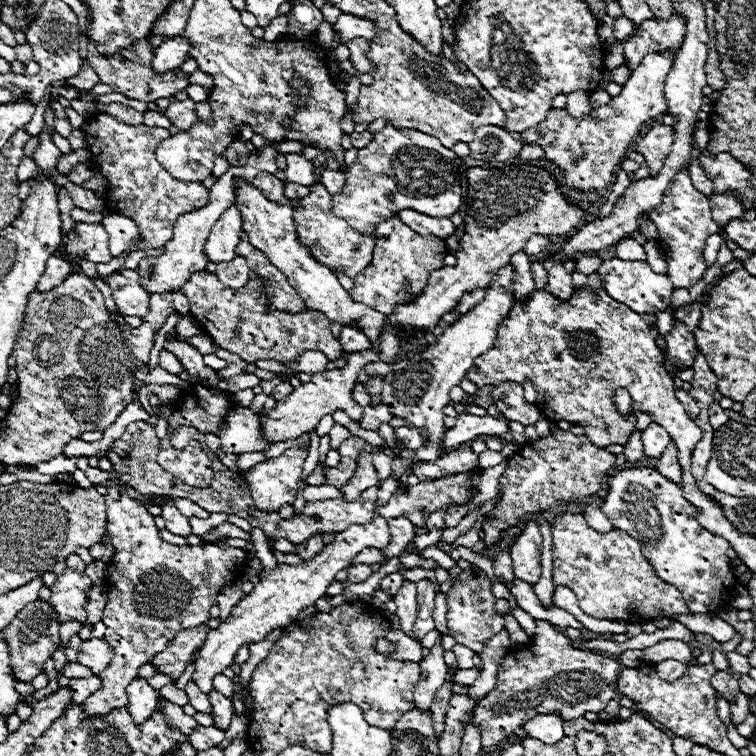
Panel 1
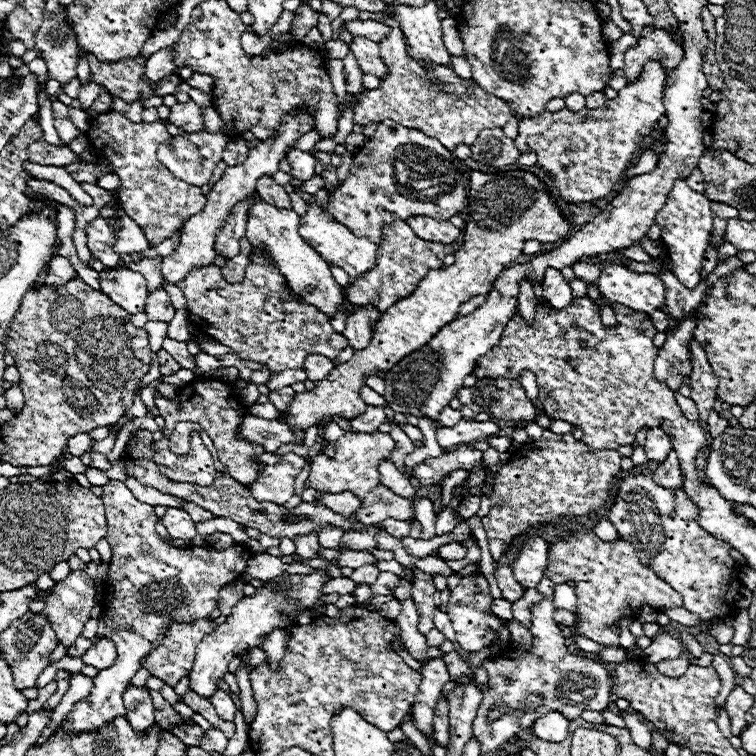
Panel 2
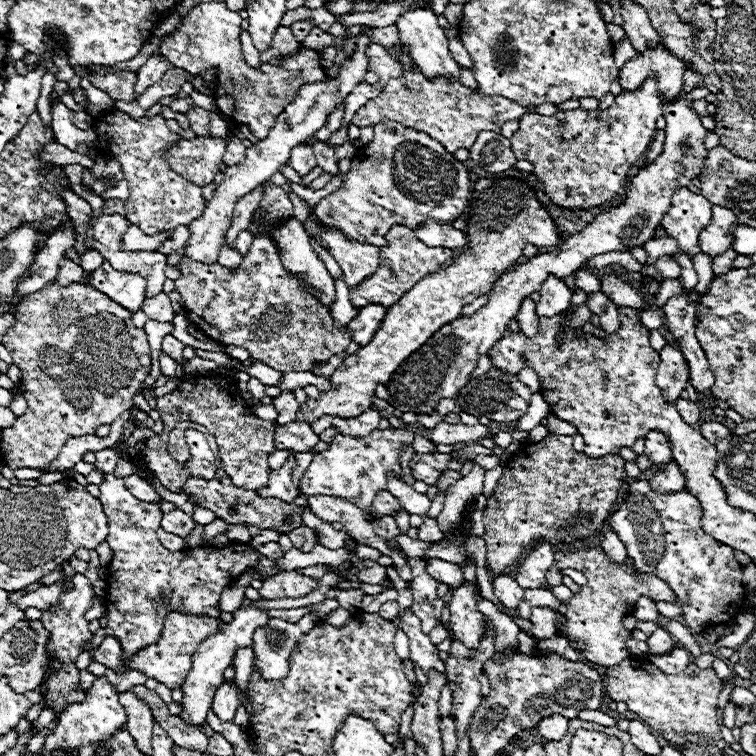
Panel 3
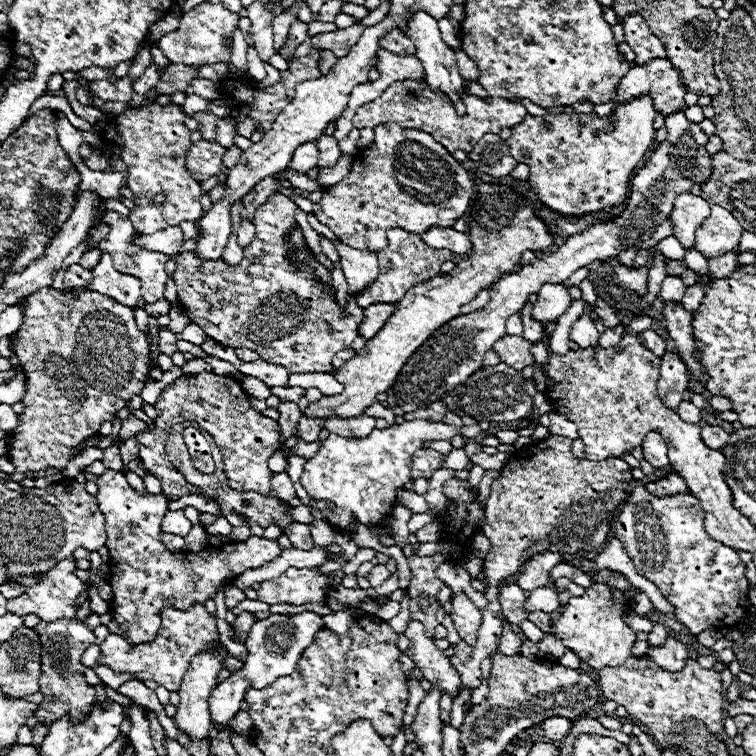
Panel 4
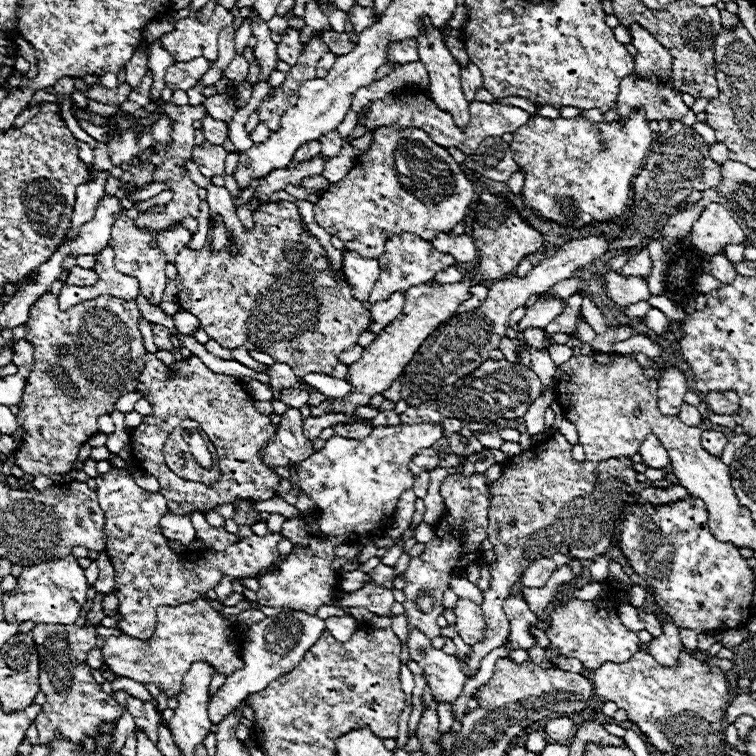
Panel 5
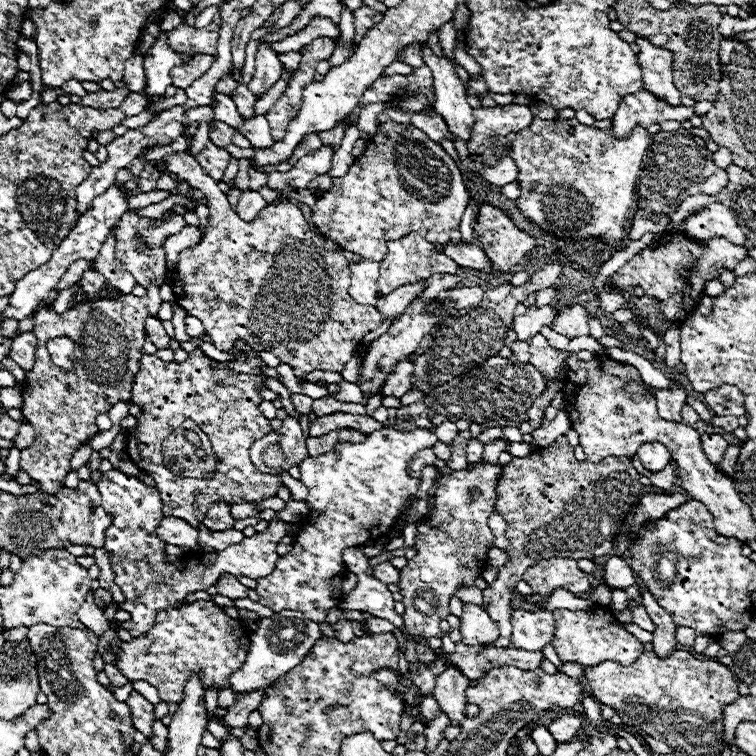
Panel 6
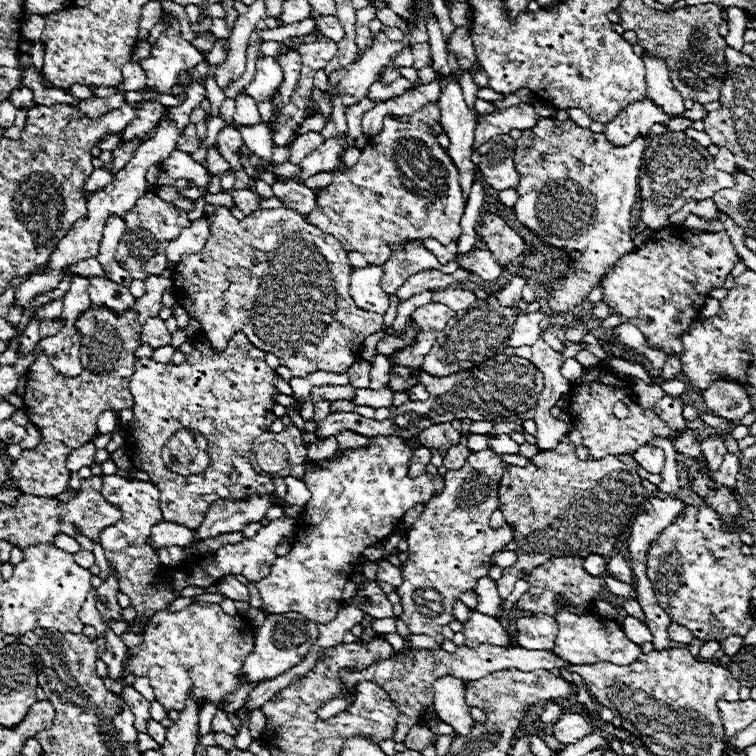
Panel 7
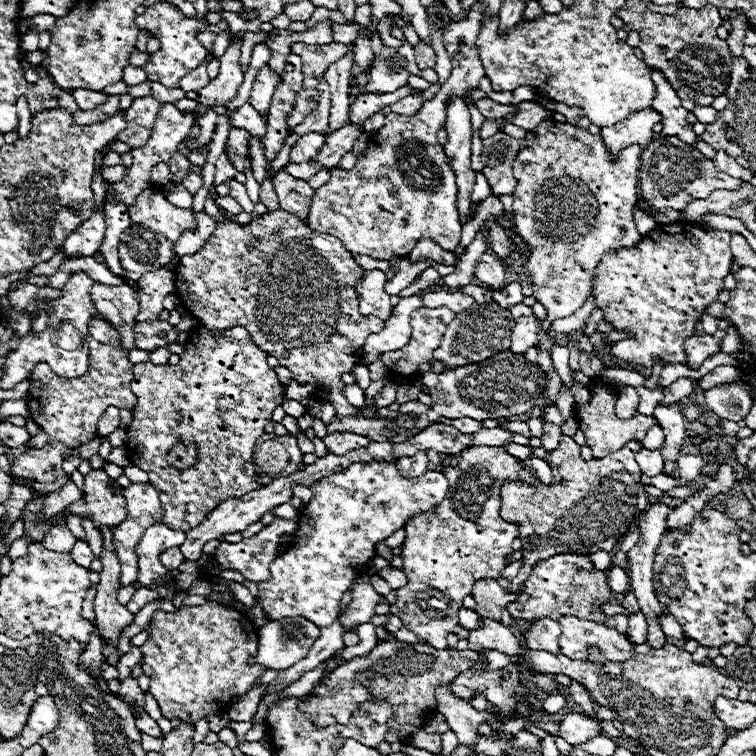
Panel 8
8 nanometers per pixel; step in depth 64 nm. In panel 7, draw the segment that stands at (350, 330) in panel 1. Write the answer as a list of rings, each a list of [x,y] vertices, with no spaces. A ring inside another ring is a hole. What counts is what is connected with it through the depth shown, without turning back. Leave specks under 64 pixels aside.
[[[458,268],[454,274],[442,274],[442,272],[418,272],[416,276],[412,276],[408,282],[404,282],[398,290],[396,290],[396,298],[400,302],[424,292],[424,290],[434,290],[434,288],[442,288],[446,290],[448,286],[464,280],[468,276],[468,270]]]

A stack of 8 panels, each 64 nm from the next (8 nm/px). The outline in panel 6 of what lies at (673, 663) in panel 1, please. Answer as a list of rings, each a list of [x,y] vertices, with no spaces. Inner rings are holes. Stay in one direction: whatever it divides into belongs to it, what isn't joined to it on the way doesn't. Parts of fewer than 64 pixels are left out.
[[[646,588],[642,590],[642,602],[640,604],[648,610],[650,618],[656,624],[652,650],[658,656],[670,656],[676,650],[676,624],[674,624],[674,620],[668,616],[668,612],[664,608],[660,608],[656,604],[654,596]]]

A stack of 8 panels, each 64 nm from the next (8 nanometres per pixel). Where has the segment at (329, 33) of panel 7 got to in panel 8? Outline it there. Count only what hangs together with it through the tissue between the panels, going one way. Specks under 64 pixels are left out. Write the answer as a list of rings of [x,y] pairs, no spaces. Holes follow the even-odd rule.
[[[332,20],[332,34],[334,34],[334,40],[336,42],[354,42],[358,38],[358,24],[354,26],[346,26],[346,24],[338,24]]]

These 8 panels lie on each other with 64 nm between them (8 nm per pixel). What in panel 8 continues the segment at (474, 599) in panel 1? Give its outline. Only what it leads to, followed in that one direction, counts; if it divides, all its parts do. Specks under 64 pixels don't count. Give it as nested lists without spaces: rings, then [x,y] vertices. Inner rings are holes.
[[[480,616],[482,626],[476,630],[468,630],[468,648],[470,650],[482,650],[482,648],[494,648],[500,650],[504,654],[520,654],[522,652],[522,644],[518,642],[518,638],[500,622],[490,620],[490,618],[482,618]]]

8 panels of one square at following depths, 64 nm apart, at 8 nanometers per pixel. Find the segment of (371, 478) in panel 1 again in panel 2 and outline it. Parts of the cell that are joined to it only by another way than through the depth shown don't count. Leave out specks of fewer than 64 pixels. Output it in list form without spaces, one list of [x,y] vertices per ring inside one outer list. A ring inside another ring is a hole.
[[[342,492],[342,494],[334,494],[334,496],[322,496],[320,502],[326,504],[330,510],[342,514],[344,518],[348,518],[352,512],[356,512],[360,508],[360,500],[356,498],[354,492]]]

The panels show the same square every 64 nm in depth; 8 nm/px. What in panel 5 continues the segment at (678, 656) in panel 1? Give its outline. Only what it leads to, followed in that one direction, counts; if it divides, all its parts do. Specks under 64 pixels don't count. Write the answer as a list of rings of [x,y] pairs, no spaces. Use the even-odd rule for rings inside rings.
[[[640,610],[640,612],[638,612],[638,616],[646,622],[646,630],[652,634],[652,638],[660,636],[660,632],[662,632],[662,624],[658,622],[658,618],[656,618],[654,614],[646,614],[644,610]]]

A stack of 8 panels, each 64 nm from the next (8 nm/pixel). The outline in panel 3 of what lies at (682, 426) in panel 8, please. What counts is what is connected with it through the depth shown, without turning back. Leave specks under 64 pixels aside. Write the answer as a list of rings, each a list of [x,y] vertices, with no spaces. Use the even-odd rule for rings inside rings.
[[[674,340],[672,344],[666,344],[660,352],[660,364],[656,372],[656,384],[660,386],[664,396],[674,402],[680,396],[680,392],[686,388],[688,376],[690,376],[688,362],[678,342]]]

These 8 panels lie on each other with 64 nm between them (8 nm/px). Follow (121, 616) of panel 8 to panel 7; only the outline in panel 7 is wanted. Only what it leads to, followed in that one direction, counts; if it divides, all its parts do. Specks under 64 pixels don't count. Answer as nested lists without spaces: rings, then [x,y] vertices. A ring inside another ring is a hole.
[[[110,568],[110,578],[96,588],[96,608],[104,620],[110,620],[110,618],[120,620],[122,608],[116,602],[116,594],[118,594],[118,580],[114,576],[114,570]]]

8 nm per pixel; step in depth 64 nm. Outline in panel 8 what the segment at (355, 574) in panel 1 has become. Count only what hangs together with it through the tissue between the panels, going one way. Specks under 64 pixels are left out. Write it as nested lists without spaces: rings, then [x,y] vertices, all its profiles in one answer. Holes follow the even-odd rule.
[[[386,566],[386,568],[378,570],[378,576],[380,576],[382,580],[386,580],[394,590],[402,588],[402,586],[408,582],[406,574],[404,574],[400,568],[394,568],[394,566]]]

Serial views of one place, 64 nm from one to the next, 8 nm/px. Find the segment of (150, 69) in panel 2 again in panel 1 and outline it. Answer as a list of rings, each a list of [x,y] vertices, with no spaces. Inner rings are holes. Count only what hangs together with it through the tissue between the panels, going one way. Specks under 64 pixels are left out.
[[[174,36],[174,38],[168,38],[158,50],[156,50],[156,56],[152,60],[152,66],[156,72],[166,72],[170,68],[178,68],[186,58],[188,58],[188,52],[192,48],[192,42],[188,38],[182,38],[182,36]]]

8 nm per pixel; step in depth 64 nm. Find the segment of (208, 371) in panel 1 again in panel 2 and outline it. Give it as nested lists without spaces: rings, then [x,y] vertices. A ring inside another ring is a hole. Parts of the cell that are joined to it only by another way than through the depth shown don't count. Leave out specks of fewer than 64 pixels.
[[[164,338],[162,342],[162,348],[182,366],[182,368],[188,368],[192,372],[196,372],[196,356],[192,356],[186,348],[184,342],[178,342],[178,340],[172,340],[172,338]]]

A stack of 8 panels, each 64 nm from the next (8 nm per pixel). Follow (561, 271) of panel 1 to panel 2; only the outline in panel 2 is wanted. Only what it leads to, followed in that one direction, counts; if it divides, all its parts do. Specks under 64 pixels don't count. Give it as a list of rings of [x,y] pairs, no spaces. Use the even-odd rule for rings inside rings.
[[[546,268],[546,274],[544,274],[544,300],[560,310],[560,308],[566,308],[570,302],[572,302],[572,288],[568,284],[568,280],[562,276],[560,270],[556,268]]]

